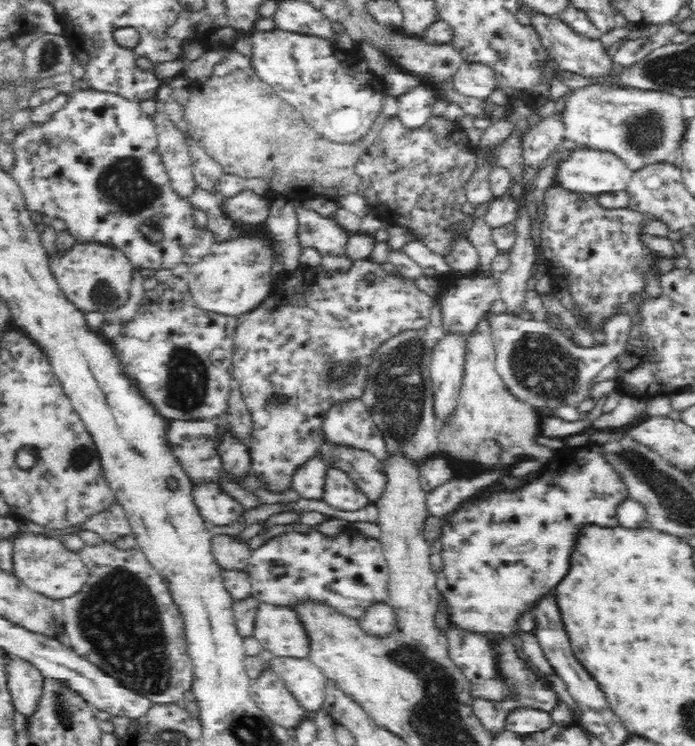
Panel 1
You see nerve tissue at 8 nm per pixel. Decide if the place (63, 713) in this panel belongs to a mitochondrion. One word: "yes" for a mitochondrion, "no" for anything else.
yes

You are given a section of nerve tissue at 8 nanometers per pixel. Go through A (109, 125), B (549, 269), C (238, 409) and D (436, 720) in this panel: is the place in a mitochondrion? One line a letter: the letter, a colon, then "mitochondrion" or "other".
A: other
B: other
C: other
D: mitochondrion

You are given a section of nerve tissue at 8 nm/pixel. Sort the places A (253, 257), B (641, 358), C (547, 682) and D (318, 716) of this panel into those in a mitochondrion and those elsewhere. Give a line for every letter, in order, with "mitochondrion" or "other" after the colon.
A: mitochondrion
B: other
C: other
D: other

